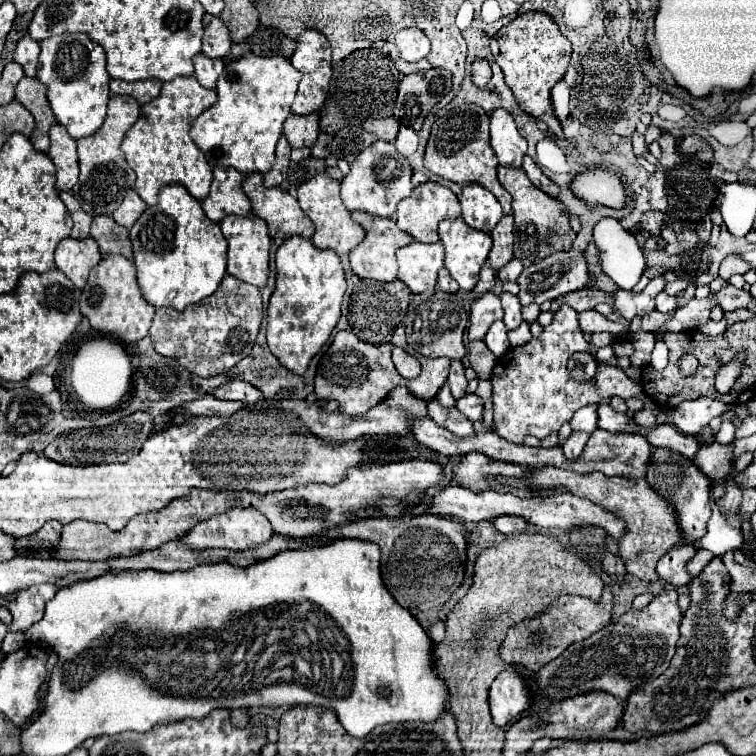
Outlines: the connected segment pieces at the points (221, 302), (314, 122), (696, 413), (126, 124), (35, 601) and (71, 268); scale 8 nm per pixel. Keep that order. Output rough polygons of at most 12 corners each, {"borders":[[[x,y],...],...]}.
{"borders":[[[225,275],[183,311],[157,309],[161,355],[199,377],[251,353],[261,291]],[[289,115],[283,127],[291,147],[313,147],[319,115]],[[699,397],[675,407],[681,433],[697,435],[733,405]],[[111,95],[101,129],[77,141],[71,193],[93,217],[111,215],[135,183],[119,147],[139,117]],[[33,585],[7,601],[13,627],[29,629],[41,619],[57,585]],[[67,237],[55,249],[57,269],[83,287],[101,261],[91,237]]]}

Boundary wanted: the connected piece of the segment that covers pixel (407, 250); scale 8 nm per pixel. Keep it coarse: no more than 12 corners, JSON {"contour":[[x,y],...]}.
{"contour":[[443,243],[397,251],[399,279],[413,291],[433,289]]}

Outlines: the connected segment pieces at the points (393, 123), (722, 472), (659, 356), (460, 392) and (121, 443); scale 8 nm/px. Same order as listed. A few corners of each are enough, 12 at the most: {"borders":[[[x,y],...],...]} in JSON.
{"borders":[[[397,119],[371,121],[371,133],[377,139],[395,141]],[[701,445],[693,459],[711,481],[733,473],[731,445]],[[655,341],[651,365],[659,371],[667,365],[667,347]],[[451,361],[449,385],[455,399],[467,393],[461,361]],[[137,411],[99,429],[55,437],[63,465],[125,463],[155,423]]]}

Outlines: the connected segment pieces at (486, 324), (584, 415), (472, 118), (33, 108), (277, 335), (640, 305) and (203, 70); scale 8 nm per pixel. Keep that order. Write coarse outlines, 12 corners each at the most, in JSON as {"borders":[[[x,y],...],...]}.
{"borders":[[[483,293],[471,305],[469,341],[483,339],[503,319],[499,295]],[[597,405],[579,409],[571,419],[573,431],[597,429]],[[459,105],[435,119],[425,167],[447,181],[483,185],[505,215],[489,115]],[[35,77],[17,83],[15,99],[35,117],[31,143],[49,149],[55,115],[45,85]],[[277,249],[267,345],[303,375],[339,321],[335,251]],[[665,277],[649,281],[641,293],[615,293],[619,313],[631,321],[655,309],[657,293],[665,291]],[[193,57],[195,77],[207,87],[215,89],[217,77],[223,73],[223,61]]]}

